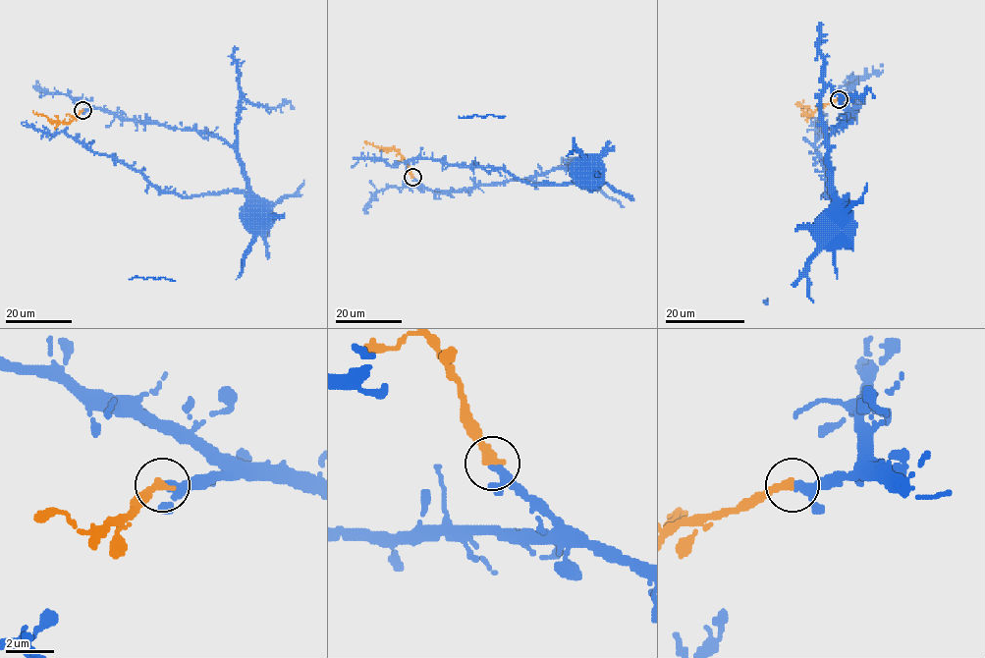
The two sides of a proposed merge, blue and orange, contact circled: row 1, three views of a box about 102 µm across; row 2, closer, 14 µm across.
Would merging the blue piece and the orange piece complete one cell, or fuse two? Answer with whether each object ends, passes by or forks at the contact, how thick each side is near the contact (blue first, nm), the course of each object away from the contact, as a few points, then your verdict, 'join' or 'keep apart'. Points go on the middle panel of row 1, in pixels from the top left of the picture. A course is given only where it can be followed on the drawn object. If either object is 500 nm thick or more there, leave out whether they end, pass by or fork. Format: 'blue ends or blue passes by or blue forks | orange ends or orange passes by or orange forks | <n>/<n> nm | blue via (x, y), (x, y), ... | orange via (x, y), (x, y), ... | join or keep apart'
blue passes by | orange ends | 280/440 nm | blue via (412, 178), (436, 191), (526, 180), (555, 169), (571, 169), (593, 178), (582, 163) | orange via (412, 177), (407, 162), (396, 150), (367, 142), (363, 147) | join

